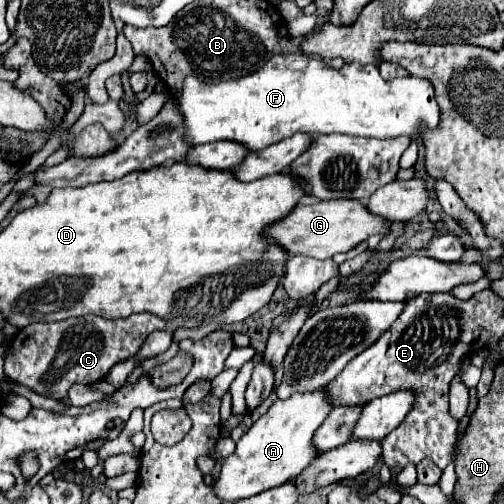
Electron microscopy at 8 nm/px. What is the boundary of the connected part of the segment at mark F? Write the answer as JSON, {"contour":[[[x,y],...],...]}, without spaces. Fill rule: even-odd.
{"contour":[[[277,53],[273,55],[263,69],[241,77],[227,79],[215,85],[199,81],[195,75],[187,75],[183,81],[183,91],[175,99],[177,111],[183,117],[185,141],[189,145],[201,145],[211,141],[235,141],[249,151],[261,151],[281,139],[287,139],[295,133],[343,133],[353,137],[377,137],[391,139],[399,135],[409,135],[419,139],[419,127],[425,123],[429,129],[435,129],[439,123],[439,107],[435,103],[435,91],[431,83],[417,77],[403,77],[393,81],[383,81],[377,67],[351,63],[341,69],[327,67],[319,59],[311,59],[305,53]]]}

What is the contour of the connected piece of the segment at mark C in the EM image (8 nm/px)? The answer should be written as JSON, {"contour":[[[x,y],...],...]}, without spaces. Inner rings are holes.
{"contour":[[[137,313],[123,321],[83,315],[59,323],[33,323],[17,331],[9,341],[5,371],[11,371],[11,379],[31,387],[37,395],[63,401],[71,385],[93,385],[105,379],[113,365],[137,355],[147,335],[163,327],[165,321],[153,313]]]}

